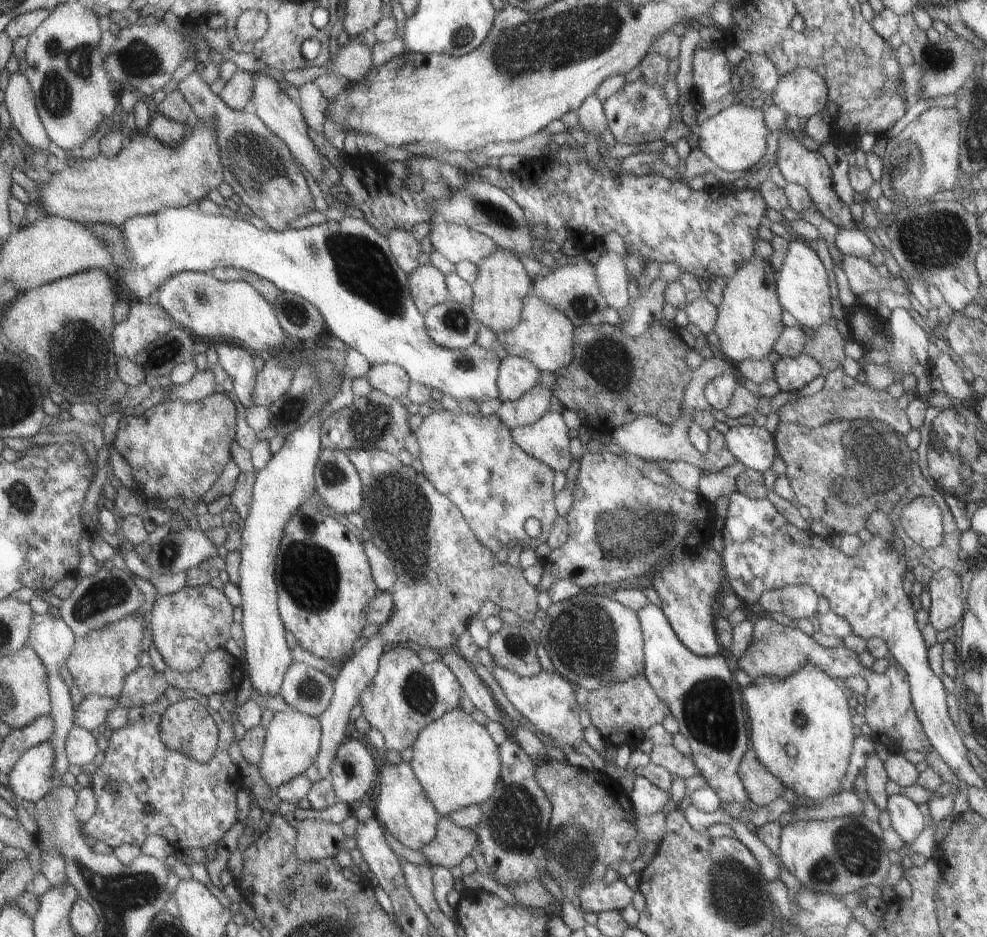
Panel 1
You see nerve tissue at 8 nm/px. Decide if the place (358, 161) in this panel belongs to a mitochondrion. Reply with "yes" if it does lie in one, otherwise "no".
no

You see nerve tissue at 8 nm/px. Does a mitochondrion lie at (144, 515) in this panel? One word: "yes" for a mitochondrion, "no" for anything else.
no

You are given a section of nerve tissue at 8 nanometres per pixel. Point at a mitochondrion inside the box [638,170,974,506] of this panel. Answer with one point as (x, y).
(935, 240)

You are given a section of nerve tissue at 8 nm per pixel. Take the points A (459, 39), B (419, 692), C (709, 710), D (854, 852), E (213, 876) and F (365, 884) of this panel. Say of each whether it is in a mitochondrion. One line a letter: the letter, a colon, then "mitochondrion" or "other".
A: mitochondrion
B: mitochondrion
C: mitochondrion
D: mitochondrion
E: other
F: other

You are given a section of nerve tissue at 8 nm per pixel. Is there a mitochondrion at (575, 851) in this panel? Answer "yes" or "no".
yes

